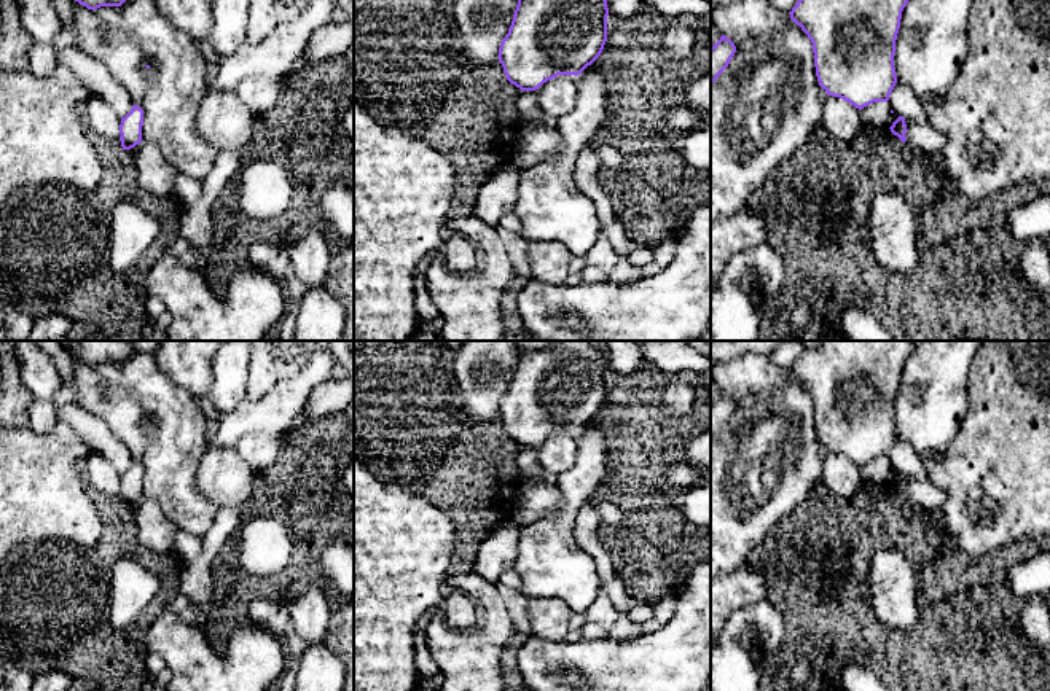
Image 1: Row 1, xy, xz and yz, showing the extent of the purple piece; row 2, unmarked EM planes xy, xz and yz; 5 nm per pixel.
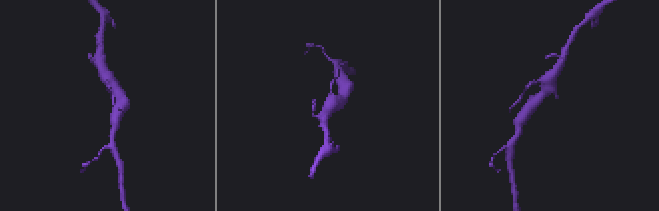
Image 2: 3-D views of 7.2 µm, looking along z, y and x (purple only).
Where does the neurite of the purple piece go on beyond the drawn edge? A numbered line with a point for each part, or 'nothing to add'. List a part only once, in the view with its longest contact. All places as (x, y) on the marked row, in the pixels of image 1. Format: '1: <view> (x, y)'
nothing to add

